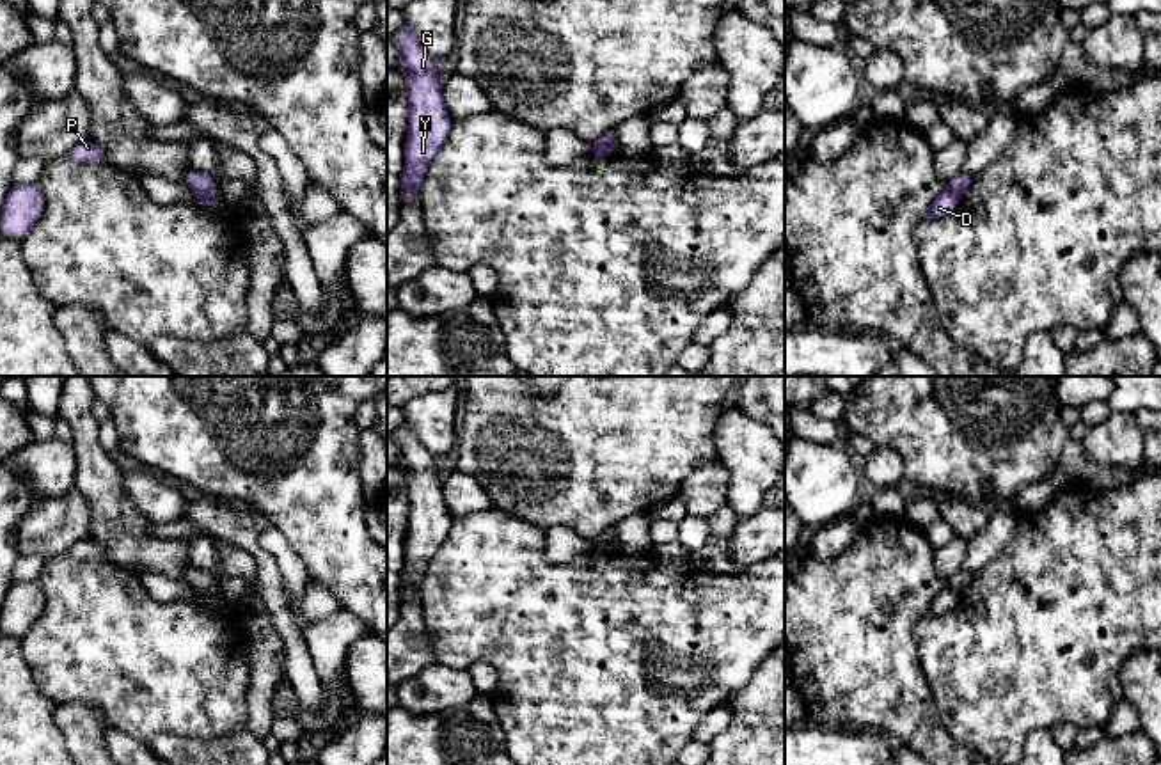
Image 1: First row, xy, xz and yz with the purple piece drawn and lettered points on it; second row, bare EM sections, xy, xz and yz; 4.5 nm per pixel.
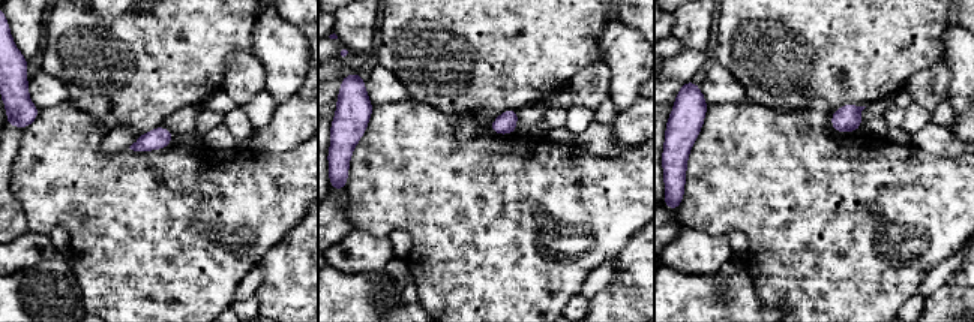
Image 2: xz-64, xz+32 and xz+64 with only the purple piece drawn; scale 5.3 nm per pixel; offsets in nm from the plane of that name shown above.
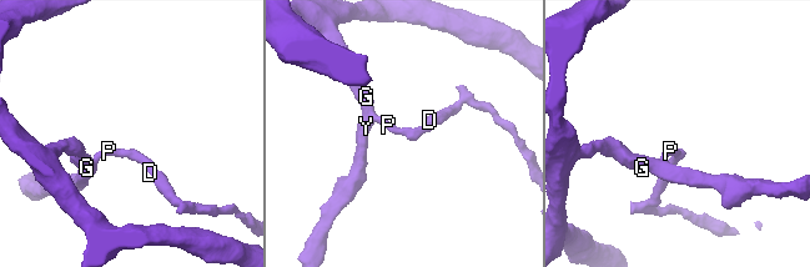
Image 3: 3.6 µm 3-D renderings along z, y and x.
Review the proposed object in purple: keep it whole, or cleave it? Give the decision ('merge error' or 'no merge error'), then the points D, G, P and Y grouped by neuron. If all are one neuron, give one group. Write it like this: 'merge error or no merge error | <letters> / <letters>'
merge error | D / G P Y

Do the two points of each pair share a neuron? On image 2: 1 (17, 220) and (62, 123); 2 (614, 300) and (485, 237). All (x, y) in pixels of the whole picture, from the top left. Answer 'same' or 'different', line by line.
1: different
2: different

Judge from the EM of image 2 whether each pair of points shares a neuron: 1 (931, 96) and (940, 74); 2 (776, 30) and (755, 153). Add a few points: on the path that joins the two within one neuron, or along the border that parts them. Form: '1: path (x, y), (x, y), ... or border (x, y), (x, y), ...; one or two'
1: path (931, 90), (935, 80); one
2: border (748, 99), (779, 111), (799, 111); two

